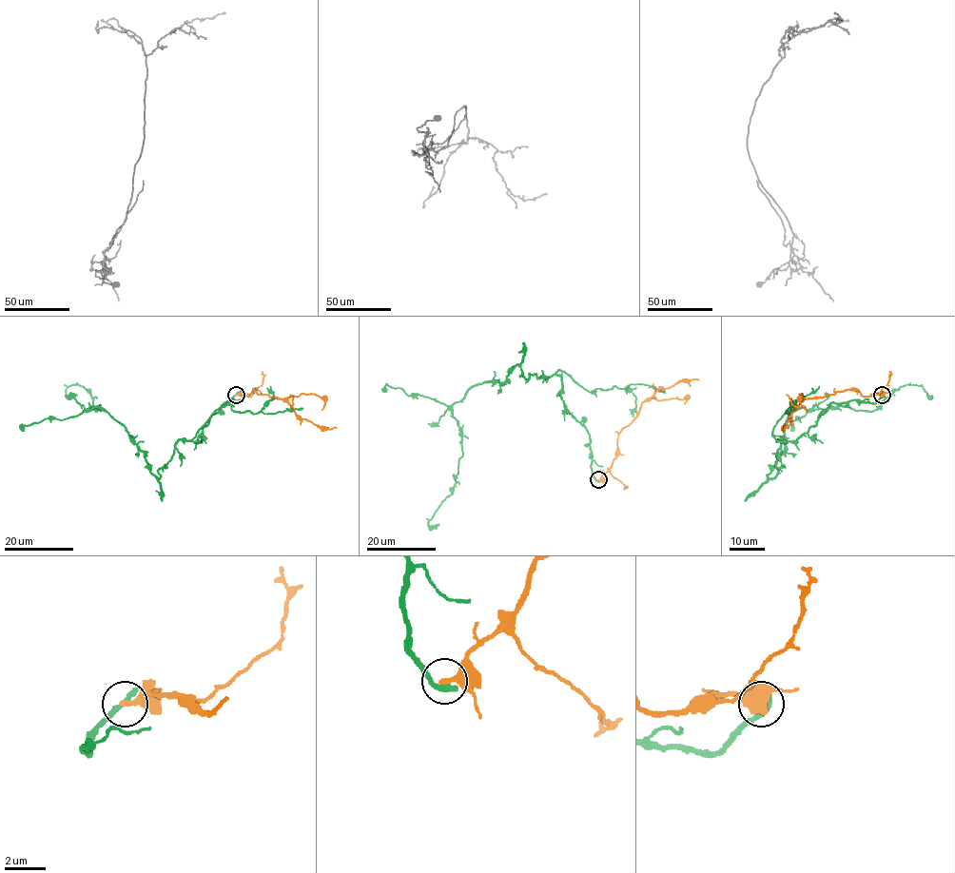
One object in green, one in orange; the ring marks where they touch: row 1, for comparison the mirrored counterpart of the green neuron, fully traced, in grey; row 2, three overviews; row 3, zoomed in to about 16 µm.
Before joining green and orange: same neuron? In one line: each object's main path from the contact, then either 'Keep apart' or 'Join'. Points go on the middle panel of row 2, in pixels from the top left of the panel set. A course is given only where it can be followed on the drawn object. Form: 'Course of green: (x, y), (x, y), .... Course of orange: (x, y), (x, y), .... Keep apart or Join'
Course of green: (597, 480), (562, 378), (524, 378), (518, 365), (452, 405), (462, 456), (428, 523), (439, 525). Course of orange: (597, 479), (616, 455), (618, 434), (636, 417), (643, 402), (659, 389), (682, 380), (699, 380). Keep apart

